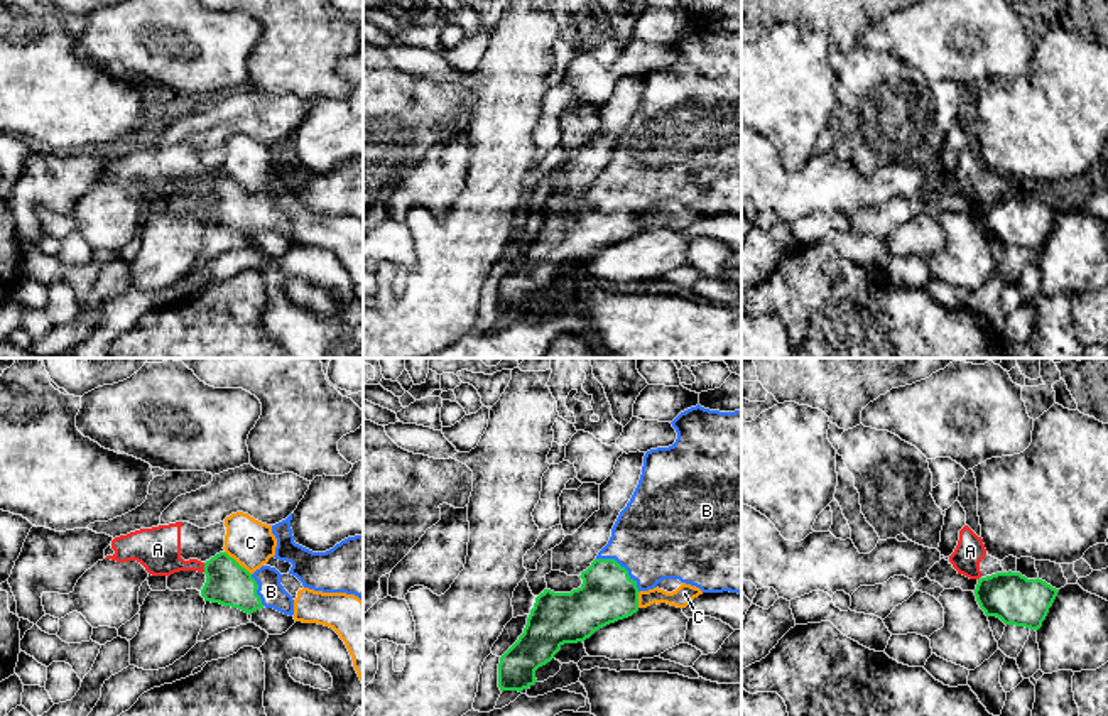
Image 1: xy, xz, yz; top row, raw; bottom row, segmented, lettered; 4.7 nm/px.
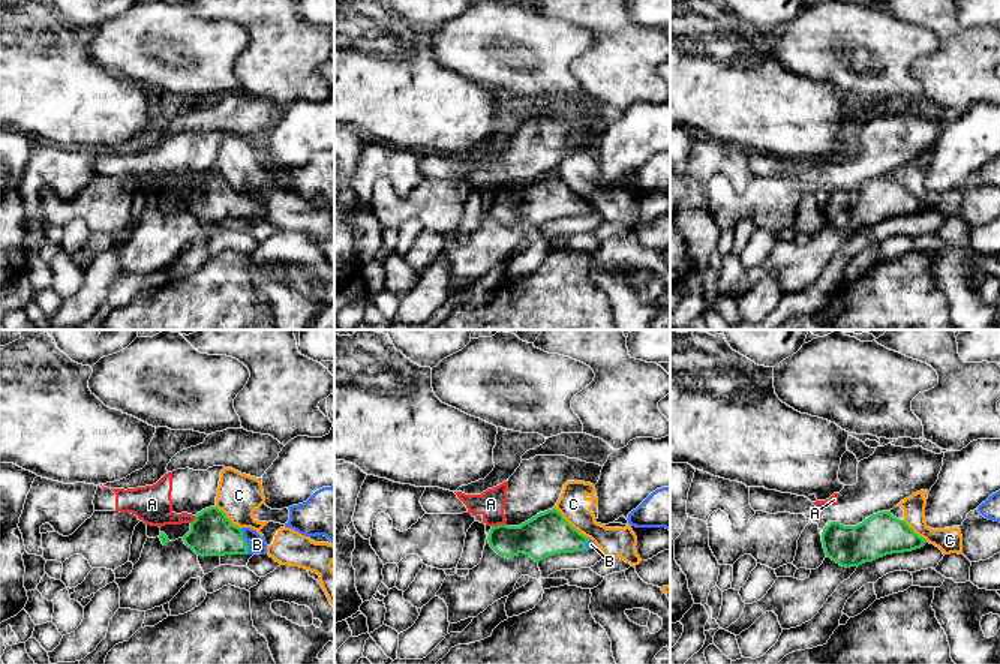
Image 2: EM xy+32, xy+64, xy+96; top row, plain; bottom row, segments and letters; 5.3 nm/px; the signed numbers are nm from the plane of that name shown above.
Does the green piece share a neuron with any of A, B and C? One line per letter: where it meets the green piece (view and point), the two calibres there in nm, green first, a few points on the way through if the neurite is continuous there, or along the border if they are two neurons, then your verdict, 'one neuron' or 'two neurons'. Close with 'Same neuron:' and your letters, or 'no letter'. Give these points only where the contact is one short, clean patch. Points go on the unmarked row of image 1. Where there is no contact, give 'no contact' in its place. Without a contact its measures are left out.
A: xy (205, 189) | 200/220 nm | along xy (203, 184), (205, 193) | two neurons
B: xz (620, 188) | 260/440 nm | one neuron
C: xy (237, 184) | 200/220 nm | along xy (225, 173), (250, 196) | two neurons
Same neuron: B

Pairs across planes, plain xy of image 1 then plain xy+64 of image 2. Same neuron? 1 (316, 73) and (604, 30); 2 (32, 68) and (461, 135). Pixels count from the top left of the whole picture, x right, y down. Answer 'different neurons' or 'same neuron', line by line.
1: same neuron
2: same neuron

